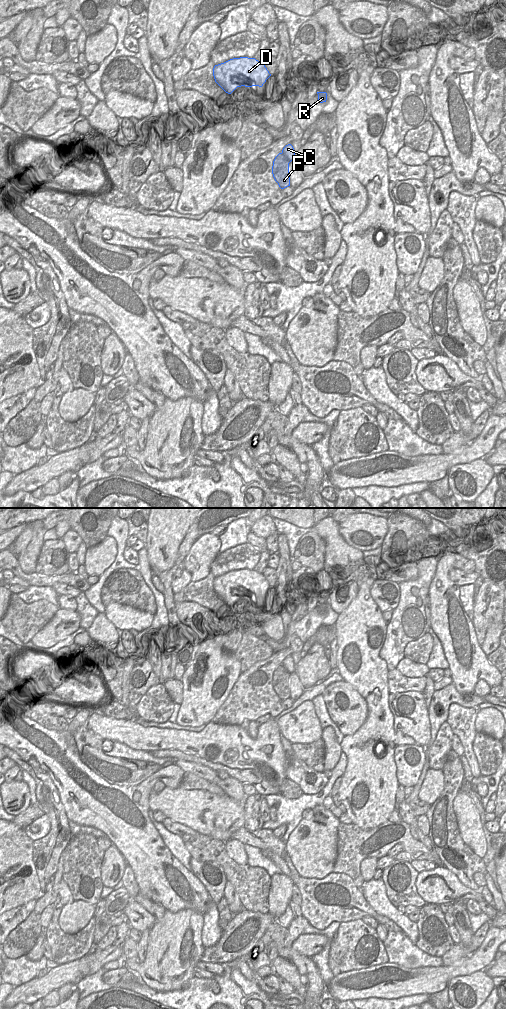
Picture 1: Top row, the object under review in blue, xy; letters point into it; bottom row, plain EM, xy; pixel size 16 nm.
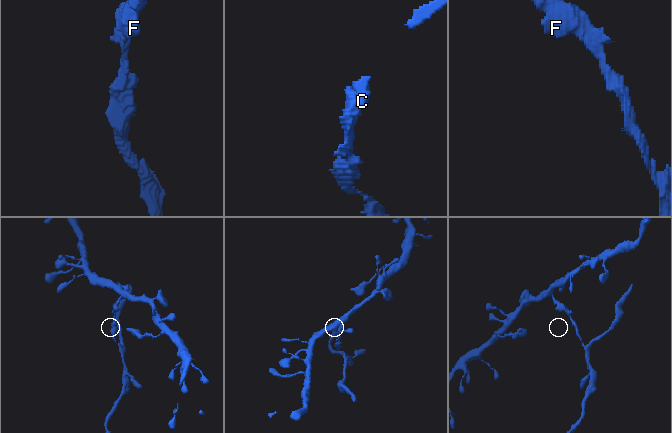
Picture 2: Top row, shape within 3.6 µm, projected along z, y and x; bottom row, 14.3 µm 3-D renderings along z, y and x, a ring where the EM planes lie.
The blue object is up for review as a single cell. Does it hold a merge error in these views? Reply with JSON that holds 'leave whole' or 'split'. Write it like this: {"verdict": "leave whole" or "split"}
{"verdict": "split"}

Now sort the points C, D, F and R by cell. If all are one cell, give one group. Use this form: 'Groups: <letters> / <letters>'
Groups: C D R / F

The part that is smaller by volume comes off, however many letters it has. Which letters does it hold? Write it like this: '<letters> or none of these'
F

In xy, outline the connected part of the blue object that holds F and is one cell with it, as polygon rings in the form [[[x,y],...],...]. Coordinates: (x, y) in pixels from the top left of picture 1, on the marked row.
[[[279,153],[273,161],[272,174],[281,189],[290,186],[289,163],[283,153]]]

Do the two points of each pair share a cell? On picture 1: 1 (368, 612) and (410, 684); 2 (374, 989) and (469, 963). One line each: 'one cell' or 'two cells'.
1: two cells
2: one cell

